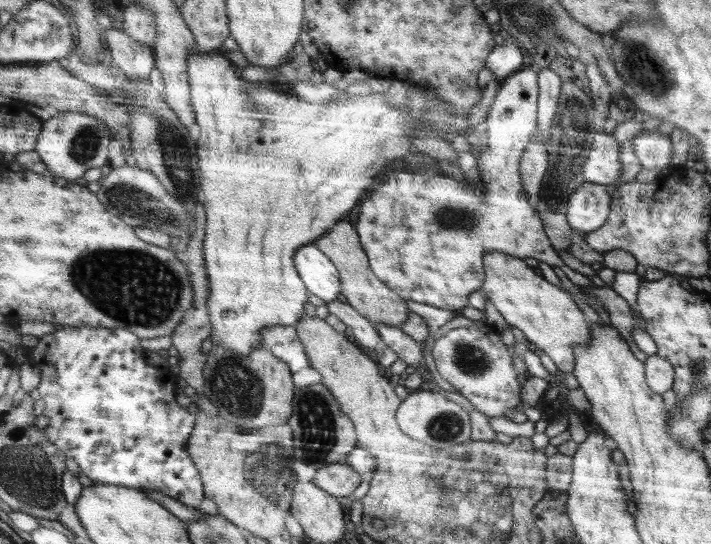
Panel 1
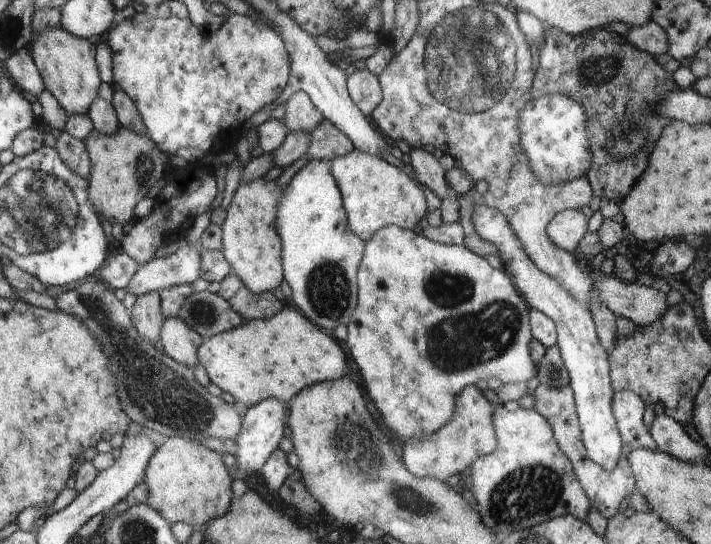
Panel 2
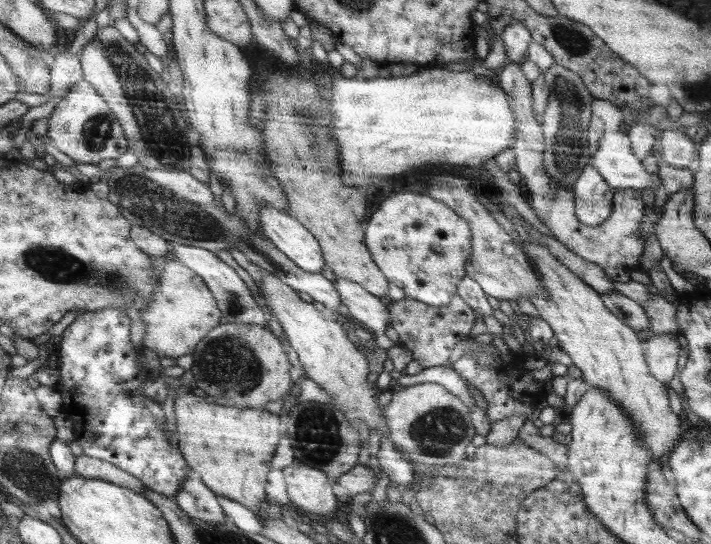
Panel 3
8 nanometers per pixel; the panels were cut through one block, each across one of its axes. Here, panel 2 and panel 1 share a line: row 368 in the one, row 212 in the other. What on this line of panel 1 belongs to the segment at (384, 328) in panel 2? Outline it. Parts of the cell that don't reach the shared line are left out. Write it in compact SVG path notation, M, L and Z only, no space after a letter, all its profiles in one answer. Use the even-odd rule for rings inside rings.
M523 67L515 74L508 76L500 84L495 94L494 102L489 106L485 120L488 130L488 147L481 152L478 170L486 187L485 199L476 195L474 184L459 178L457 184L448 186L444 176L432 178L432 184L427 187L426 181L412 178L412 168L405 166L408 172L383 174L378 186L363 198L359 209L357 233L361 235L361 245L365 247L369 257L369 266L373 273L386 286L393 288L402 298L445 308L446 310L461 310L468 306L468 295L478 291L485 280L484 258L490 251L500 251L521 259L536 258L546 262L551 267L558 266L575 285L596 287L584 274L573 271L568 267L554 250L552 241L545 233L544 220L536 208L529 202L529 193L522 183L522 156L528 150L528 144L533 140L536 128L536 100L538 96L536 72L529 67Z

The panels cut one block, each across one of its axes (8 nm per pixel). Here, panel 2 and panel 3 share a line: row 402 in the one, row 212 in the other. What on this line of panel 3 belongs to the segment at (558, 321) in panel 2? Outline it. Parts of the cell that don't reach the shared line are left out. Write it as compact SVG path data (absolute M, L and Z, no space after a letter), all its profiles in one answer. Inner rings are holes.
M588 164L573 186L575 216L589 227L602 226L612 212L614 189Z

